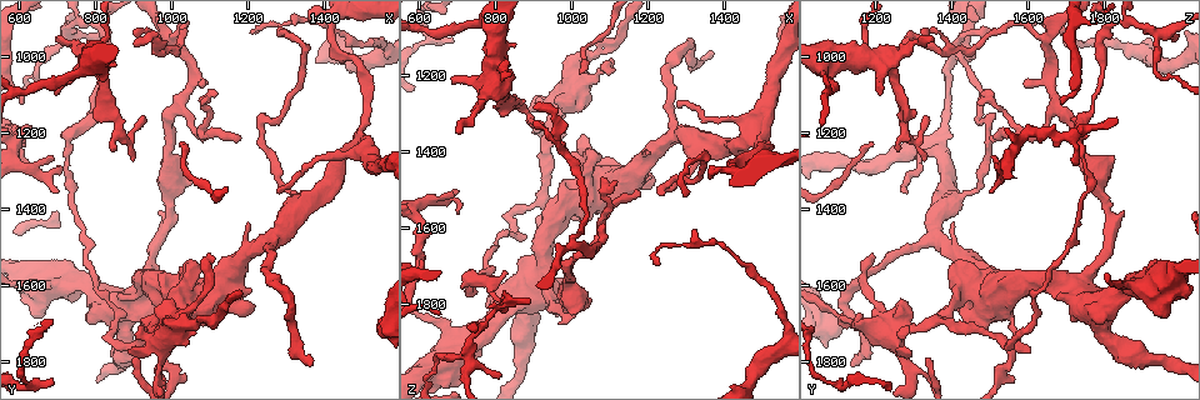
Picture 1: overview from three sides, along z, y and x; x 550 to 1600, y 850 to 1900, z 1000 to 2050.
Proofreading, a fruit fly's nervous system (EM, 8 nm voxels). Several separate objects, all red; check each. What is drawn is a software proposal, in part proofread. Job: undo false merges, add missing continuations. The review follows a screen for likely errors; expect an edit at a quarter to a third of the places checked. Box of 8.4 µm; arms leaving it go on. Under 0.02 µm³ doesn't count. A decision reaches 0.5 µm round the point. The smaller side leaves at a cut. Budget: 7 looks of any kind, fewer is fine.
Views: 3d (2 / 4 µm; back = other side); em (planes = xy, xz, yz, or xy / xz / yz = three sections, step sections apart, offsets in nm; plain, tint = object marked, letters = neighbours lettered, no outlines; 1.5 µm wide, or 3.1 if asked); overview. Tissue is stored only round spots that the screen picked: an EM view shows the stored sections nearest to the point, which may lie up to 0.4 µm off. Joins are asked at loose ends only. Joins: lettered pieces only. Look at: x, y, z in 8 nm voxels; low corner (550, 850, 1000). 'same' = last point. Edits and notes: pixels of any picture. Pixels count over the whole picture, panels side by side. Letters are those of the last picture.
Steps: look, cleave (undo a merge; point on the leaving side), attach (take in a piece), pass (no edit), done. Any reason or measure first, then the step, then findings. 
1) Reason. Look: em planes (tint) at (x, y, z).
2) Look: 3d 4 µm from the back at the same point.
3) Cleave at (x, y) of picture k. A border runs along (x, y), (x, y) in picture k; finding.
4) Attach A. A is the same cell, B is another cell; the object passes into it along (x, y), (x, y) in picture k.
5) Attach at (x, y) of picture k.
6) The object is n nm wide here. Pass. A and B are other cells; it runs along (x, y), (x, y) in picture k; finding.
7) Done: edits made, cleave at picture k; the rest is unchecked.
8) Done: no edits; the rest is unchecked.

Sudden change in width. Look: 3d 2 µm at (945, 1710, 1315).

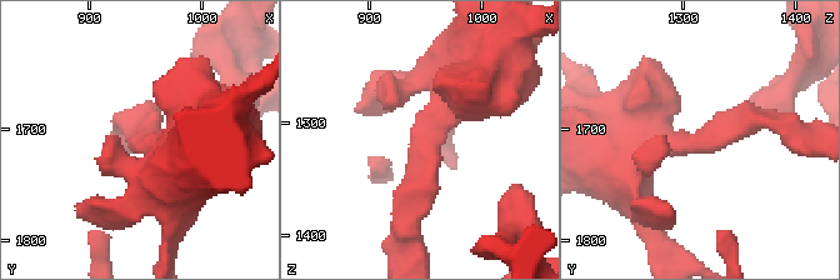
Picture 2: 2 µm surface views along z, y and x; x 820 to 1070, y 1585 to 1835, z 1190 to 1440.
The arms are 200, 500 nm wide; now the EM. Look: em xz step 8 (letters) at (950, 1710, 1316).

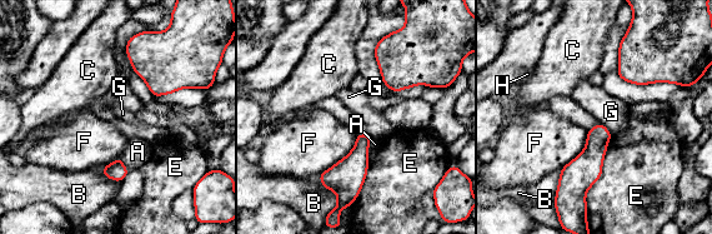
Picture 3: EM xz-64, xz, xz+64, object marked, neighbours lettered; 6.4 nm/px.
The object is 130 nm wide here; the longest contact is with E, 480 nm. Pass. A, B, C, E, F, G and H are other cells; all the same neuron.

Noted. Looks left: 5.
Long arm stops here. Look: 3d 2 µm at (1365, 1810, 1135).

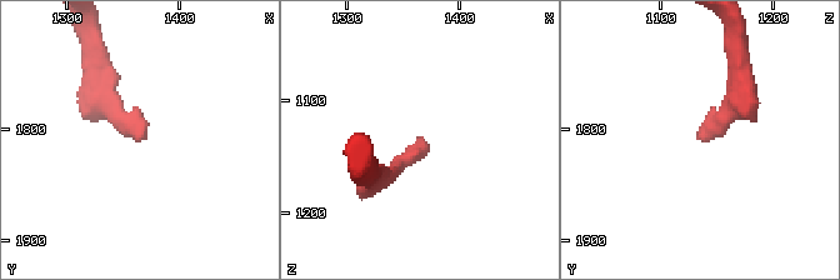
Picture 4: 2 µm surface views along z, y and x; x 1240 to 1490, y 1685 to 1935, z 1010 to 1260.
Look: em planes (plain) at (1364, 1812, 1142).

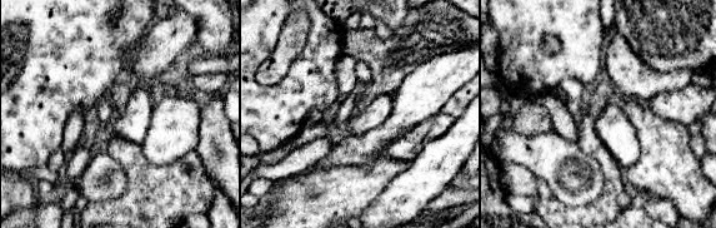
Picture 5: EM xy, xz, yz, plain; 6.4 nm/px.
What lies round it. Look: em planes (letters) at the same point.

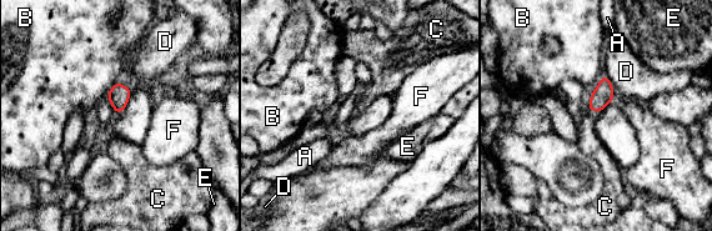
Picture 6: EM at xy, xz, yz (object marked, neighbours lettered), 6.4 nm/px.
The longest contact is with B, 130 nm. Attach C. C is the same cell, A, B, D, E and F are other cells; the object passes into it along (603, 93), (593, 110), (587, 140) in picture 6; it goes on there.

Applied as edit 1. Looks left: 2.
Done: edits made, attach at picture 6; the rest is unchecked.

